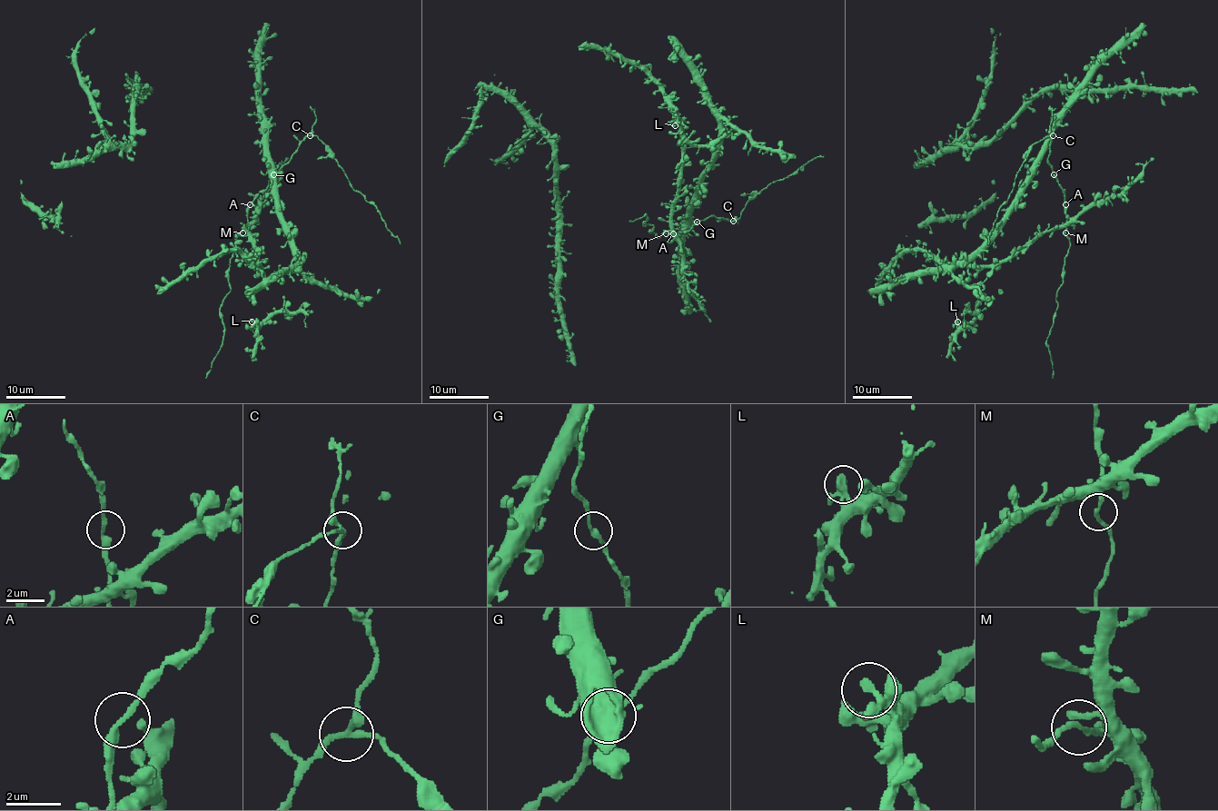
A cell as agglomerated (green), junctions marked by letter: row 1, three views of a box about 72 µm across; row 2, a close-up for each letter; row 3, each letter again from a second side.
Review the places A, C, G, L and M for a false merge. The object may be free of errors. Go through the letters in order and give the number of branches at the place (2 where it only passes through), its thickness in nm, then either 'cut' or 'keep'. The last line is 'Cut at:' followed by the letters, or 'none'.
A: 2 branches meet; 280 nm thick; keep
C: 3 branches meet; 200 nm thick; cut
G: 2 branches meet; 200 nm thick; keep
L: 3 branches meet; 200 nm thick; keep
M: 2 branches meet; 170 nm thick; keep
Cut at: C

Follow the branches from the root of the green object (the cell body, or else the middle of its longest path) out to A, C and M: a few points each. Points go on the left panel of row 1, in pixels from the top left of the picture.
A: (271, 179), (268, 186), (250, 204)
C: (271, 179), (310, 135)
M: (271, 179), (268, 186), (249, 207), (247, 225), (242, 232)

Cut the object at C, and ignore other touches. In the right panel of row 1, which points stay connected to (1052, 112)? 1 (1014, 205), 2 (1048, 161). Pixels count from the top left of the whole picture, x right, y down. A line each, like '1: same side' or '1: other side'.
1: same side
2: same side

